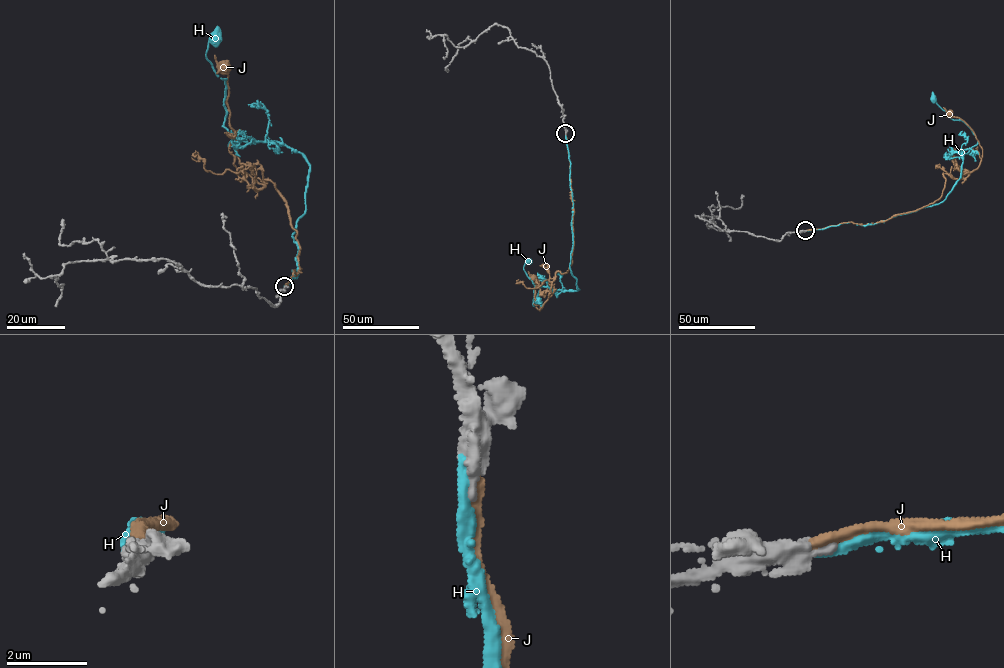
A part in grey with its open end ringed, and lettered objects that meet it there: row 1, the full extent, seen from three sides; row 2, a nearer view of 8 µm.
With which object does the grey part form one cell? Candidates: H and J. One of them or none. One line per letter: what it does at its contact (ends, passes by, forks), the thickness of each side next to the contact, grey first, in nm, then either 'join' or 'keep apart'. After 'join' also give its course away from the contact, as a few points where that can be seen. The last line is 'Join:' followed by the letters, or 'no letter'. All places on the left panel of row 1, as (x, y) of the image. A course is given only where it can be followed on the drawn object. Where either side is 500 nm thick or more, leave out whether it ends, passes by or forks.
H: 600/240 nm | keep apart
J: 550/320 nm | join | via (284, 287), (299, 269), (297, 232), (273, 183), (265, 180), (257, 190), (242, 167), (223, 66)
Join: J

